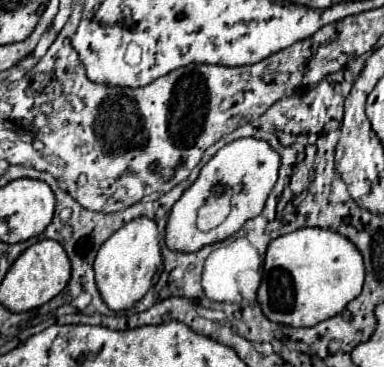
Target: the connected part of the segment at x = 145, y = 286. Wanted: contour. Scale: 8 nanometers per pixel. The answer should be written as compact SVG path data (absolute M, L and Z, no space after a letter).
M143 216L127 222L101 244L93 268L97 288L105 304L111 310L129 310L153 286L155 274L163 268L157 224Z

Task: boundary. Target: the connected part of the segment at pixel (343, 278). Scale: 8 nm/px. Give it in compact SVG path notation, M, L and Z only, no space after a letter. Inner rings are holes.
M299 228L269 242L257 302L271 322L315 326L361 294L365 266L355 244L329 228Z

